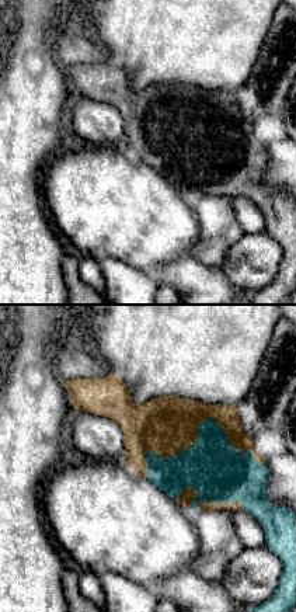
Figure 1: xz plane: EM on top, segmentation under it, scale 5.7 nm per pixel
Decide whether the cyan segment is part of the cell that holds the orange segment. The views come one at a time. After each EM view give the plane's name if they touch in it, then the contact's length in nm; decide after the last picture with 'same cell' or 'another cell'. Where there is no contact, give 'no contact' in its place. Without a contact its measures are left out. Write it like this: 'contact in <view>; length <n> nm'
contact in xz; length 700 nm

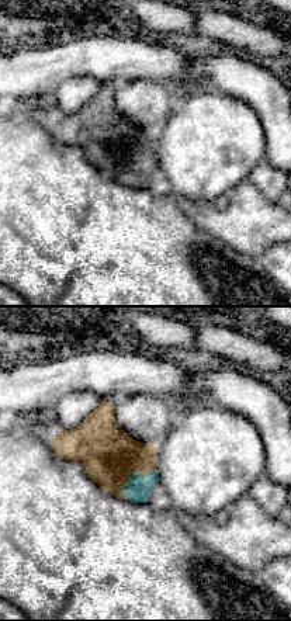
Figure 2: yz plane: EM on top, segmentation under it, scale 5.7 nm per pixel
contact in yz; length 260 nm

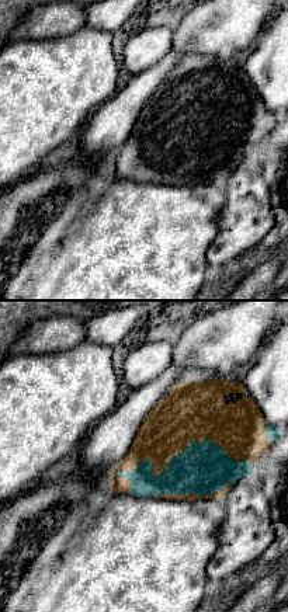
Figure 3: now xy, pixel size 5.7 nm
contact in xy; length 800 nm

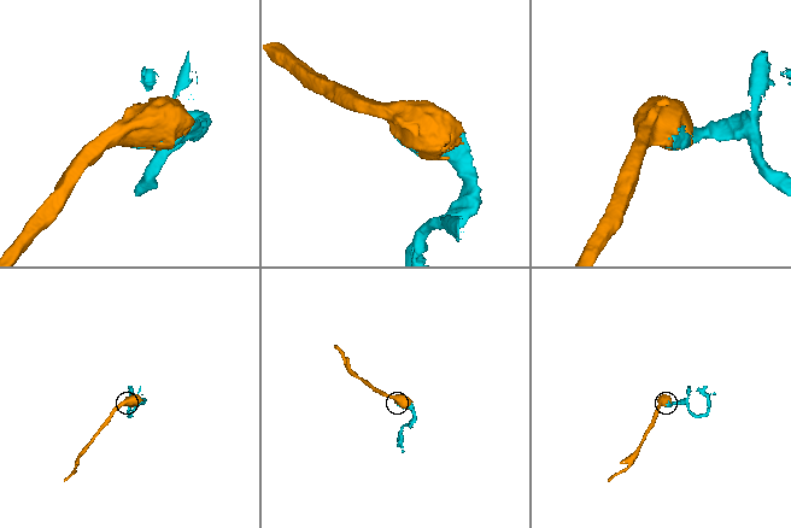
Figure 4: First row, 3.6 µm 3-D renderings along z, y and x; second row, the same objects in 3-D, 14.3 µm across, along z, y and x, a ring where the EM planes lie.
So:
same cell

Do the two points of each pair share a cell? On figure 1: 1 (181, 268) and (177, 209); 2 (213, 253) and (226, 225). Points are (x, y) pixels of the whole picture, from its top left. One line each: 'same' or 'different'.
1: different
2: same

